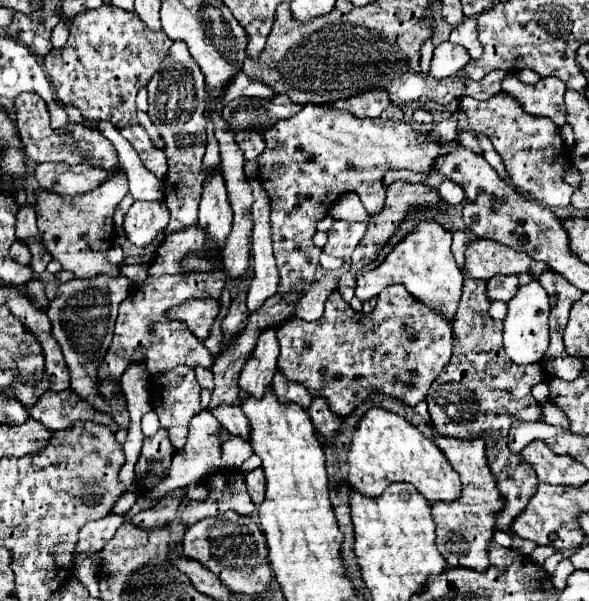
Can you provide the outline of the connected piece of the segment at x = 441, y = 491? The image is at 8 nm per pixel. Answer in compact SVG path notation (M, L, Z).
M372 407L362 417L348 453L352 487L366 497L380 497L384 489L396 481L416 485L418 493L424 495L426 501L432 505L438 501L452 503L460 497L460 477L448 465L448 459L440 453L440 449L404 417L382 407Z

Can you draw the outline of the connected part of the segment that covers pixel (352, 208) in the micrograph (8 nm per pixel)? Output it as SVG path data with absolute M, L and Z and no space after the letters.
M346 193L344 197L340 197L340 199L332 205L330 217L332 217L332 219L340 219L340 221L348 221L348 223L368 221L368 219L370 219L368 211L360 205L360 199L356 197L356 193Z

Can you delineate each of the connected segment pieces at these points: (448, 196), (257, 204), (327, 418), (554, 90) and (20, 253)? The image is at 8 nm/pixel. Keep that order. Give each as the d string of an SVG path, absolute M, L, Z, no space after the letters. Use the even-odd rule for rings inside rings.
M444 181L440 187L438 187L440 195L450 203L450 205L458 205L464 201L464 189L454 183L454 181Z
M250 179L254 191L254 231L252 231L252 261L254 261L254 277L248 291L248 311L256 311L268 297L278 291L278 269L272 253L270 241L270 199L260 181Z
M322 397L312 399L312 405L310 405L310 409L308 409L308 415L310 415L310 419L312 419L316 431L318 431L322 437L328 439L328 437L332 437L332 435L336 435L336 433L340 431L342 419L336 417L336 415L328 409L328 405L326 405L326 401L324 401Z
M508 73L502 81L502 91L516 99L520 107L534 117L548 117L560 129L566 123L564 107L564 81L556 77L544 77L536 85L524 85L516 79L514 73Z
M16 241L16 243L10 247L10 257L12 257L14 261L22 263L22 265L28 265L28 263L30 263L30 249L28 249L24 243Z

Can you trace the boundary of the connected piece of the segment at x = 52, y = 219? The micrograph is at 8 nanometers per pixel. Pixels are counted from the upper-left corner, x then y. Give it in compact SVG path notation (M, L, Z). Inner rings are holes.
M124 173L120 177L114 177L106 185L100 185L100 189L94 189L92 193L80 197L60 197L58 193L36 189L34 195L36 195L38 231L52 259L56 259L64 269L72 271L78 279L96 277L100 273L118 275L118 265L106 261L106 251L112 245L112 239L108 237L108 225L114 225L112 223L114 209L118 207L118 203L126 193L128 181Z

